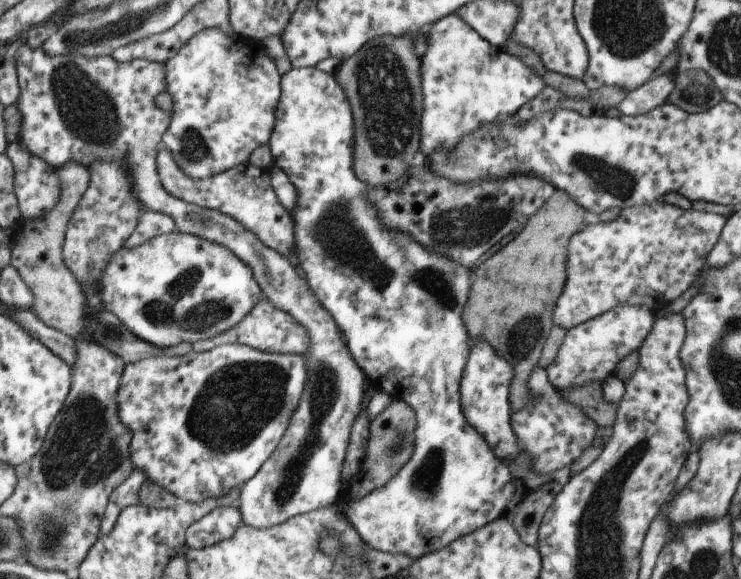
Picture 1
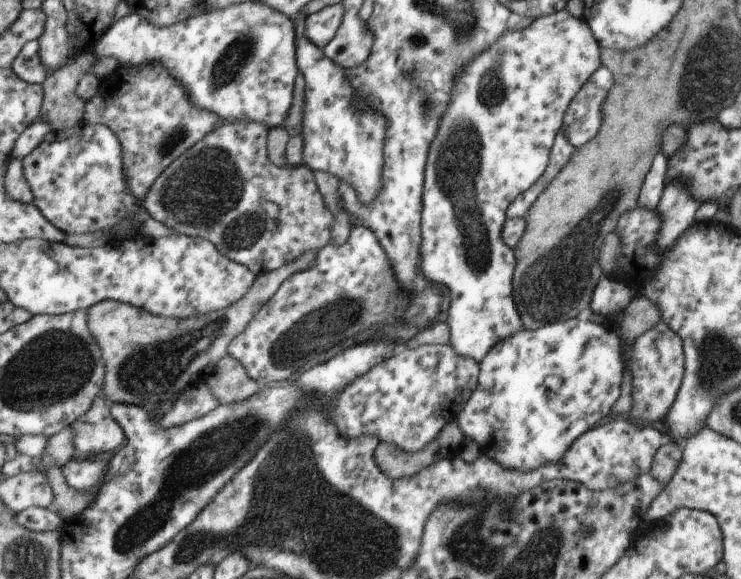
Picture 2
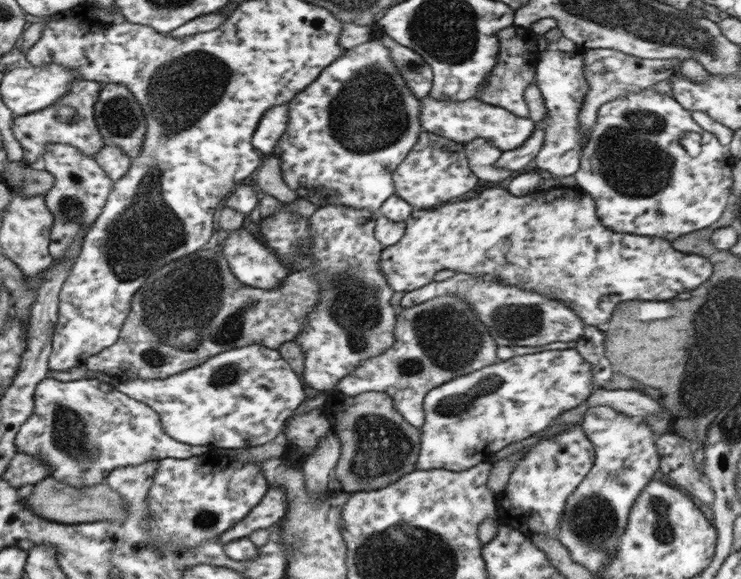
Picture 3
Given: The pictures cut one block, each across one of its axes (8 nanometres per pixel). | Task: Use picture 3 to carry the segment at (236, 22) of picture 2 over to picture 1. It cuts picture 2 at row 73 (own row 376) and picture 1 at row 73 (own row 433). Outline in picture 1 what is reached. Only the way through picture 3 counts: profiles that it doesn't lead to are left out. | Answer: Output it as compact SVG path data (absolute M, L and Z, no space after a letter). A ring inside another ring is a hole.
M217 28L201 30L191 36L185 46L164 62L165 91L171 96L171 120L161 141L169 151L175 166L193 180L205 180L242 165L257 148L267 144L275 122L275 108L279 102L281 82L273 60L265 54L260 41L241 38L235 33L223 34Z

